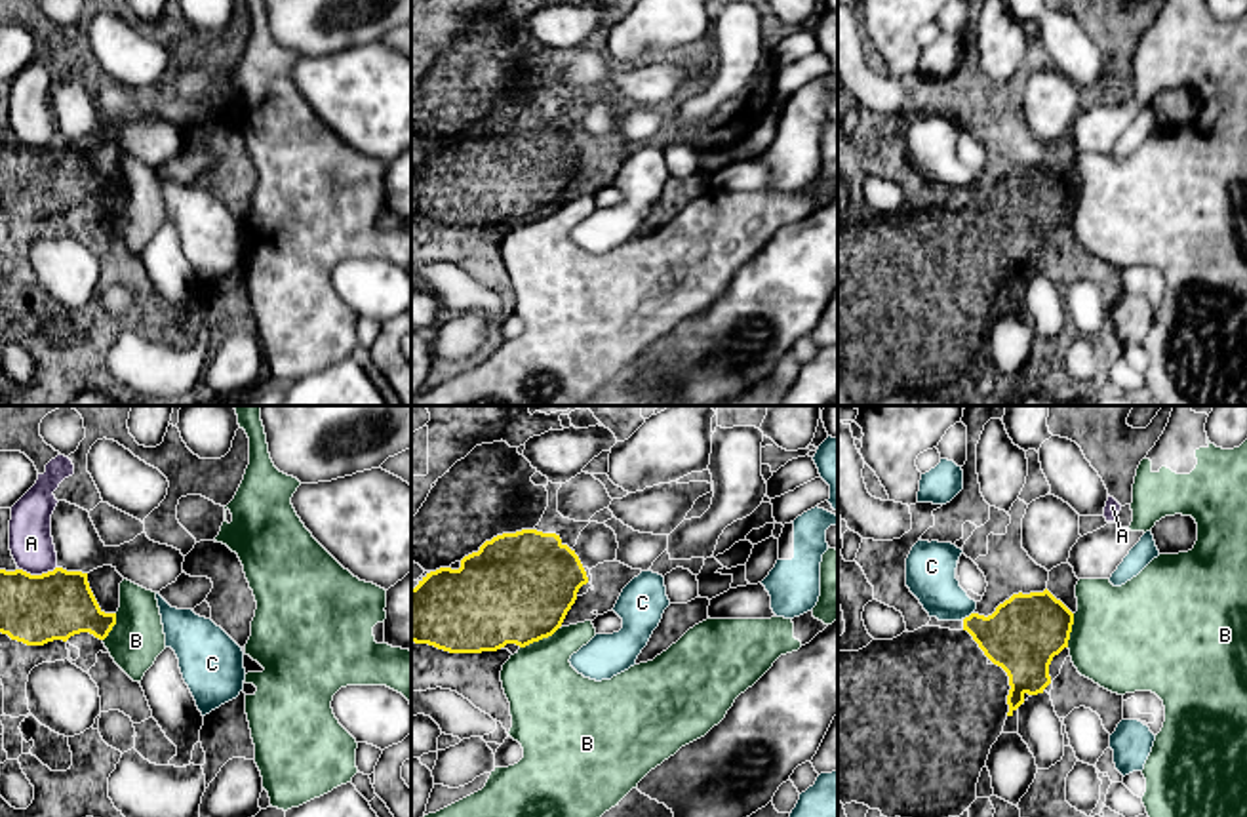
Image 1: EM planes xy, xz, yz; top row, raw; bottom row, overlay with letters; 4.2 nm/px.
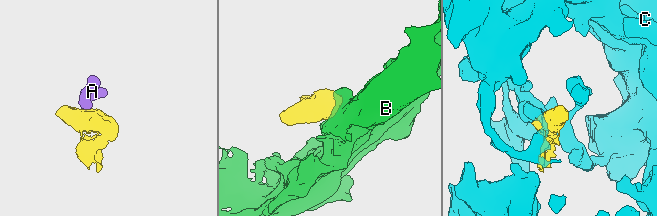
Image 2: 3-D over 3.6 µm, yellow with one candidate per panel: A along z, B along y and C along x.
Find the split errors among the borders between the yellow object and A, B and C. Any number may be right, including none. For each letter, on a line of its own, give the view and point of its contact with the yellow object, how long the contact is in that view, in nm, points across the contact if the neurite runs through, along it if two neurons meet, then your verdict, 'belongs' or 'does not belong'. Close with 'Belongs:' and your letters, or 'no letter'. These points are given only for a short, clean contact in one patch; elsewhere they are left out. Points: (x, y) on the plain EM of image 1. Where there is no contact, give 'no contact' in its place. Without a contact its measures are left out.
A: xy (37, 149) | 160 nm | along xy (56, 139), (40, 147), (19, 143) | does not belong
B: xz (539, 212) | 190 nm | along xz (558, 200), (551, 208), (520, 221) | does not belong
C: yz (969, 189) | 60 nm | along yz (973, 185), (964, 193) | does not belong
Belongs: no letter

